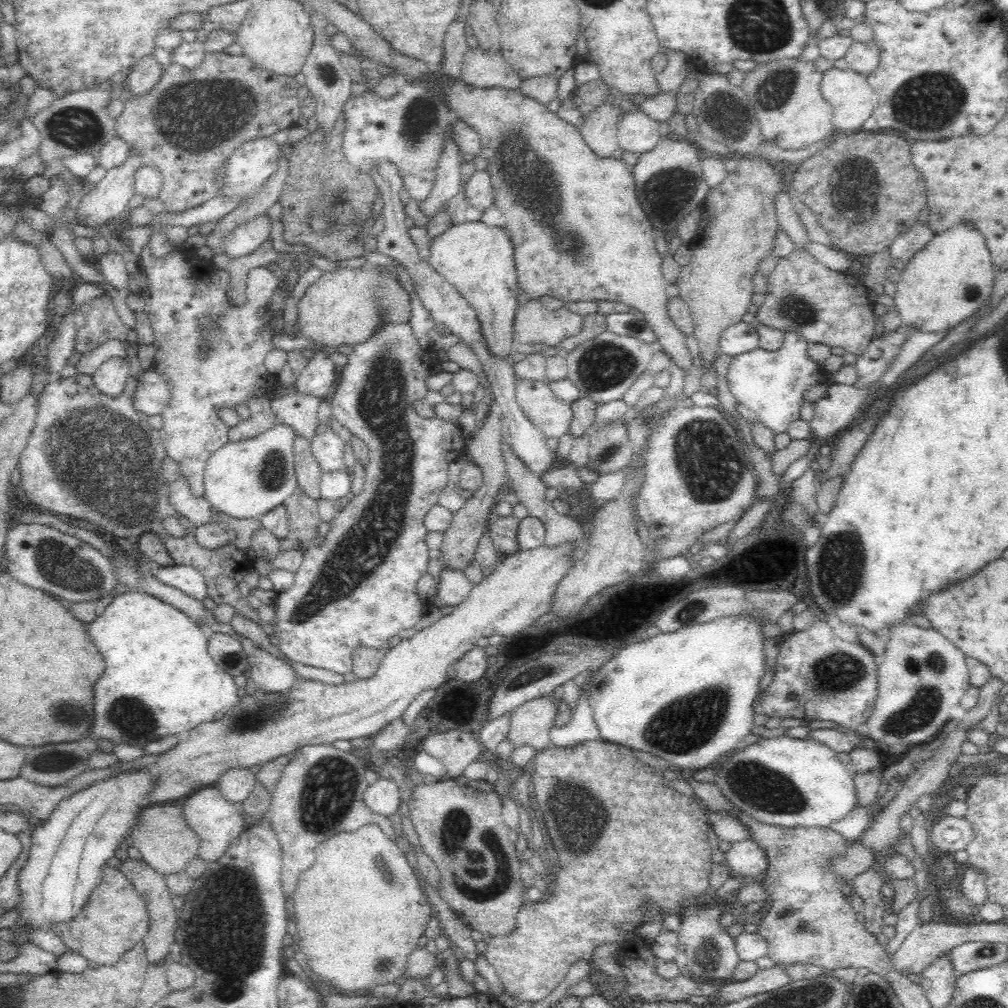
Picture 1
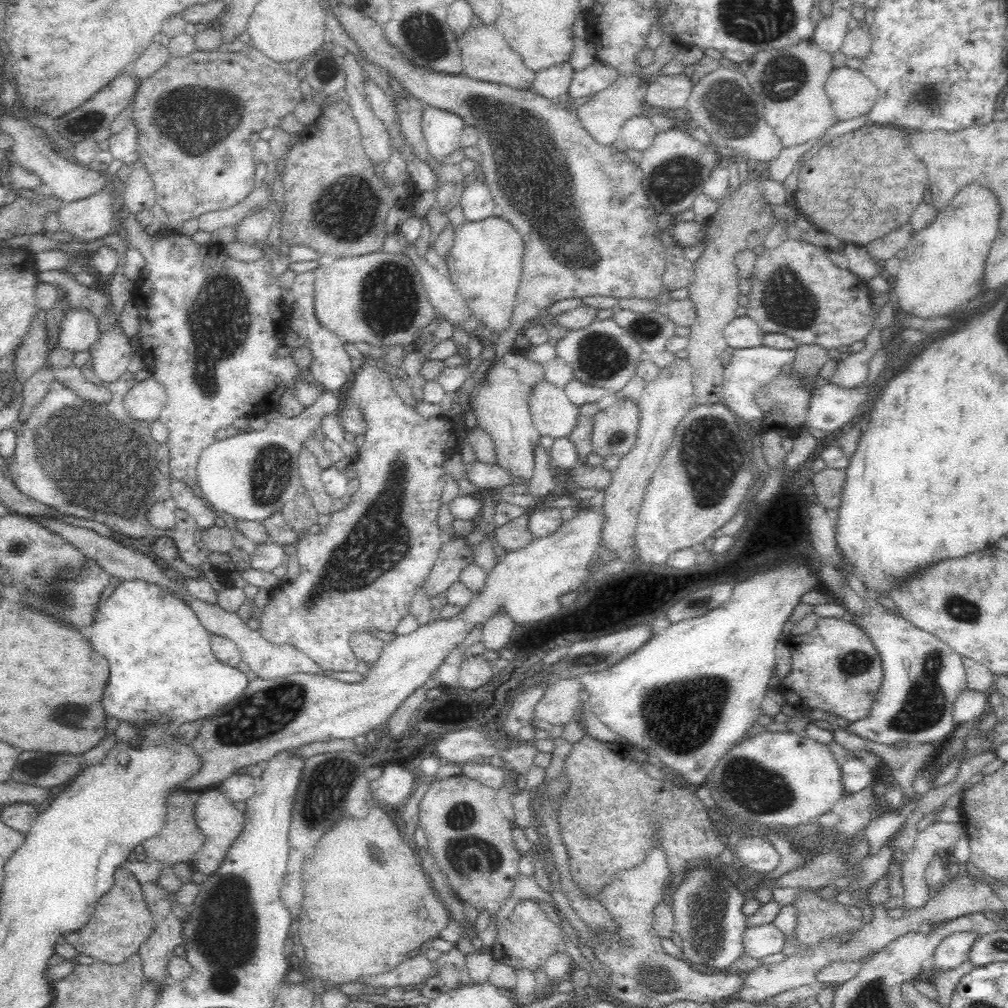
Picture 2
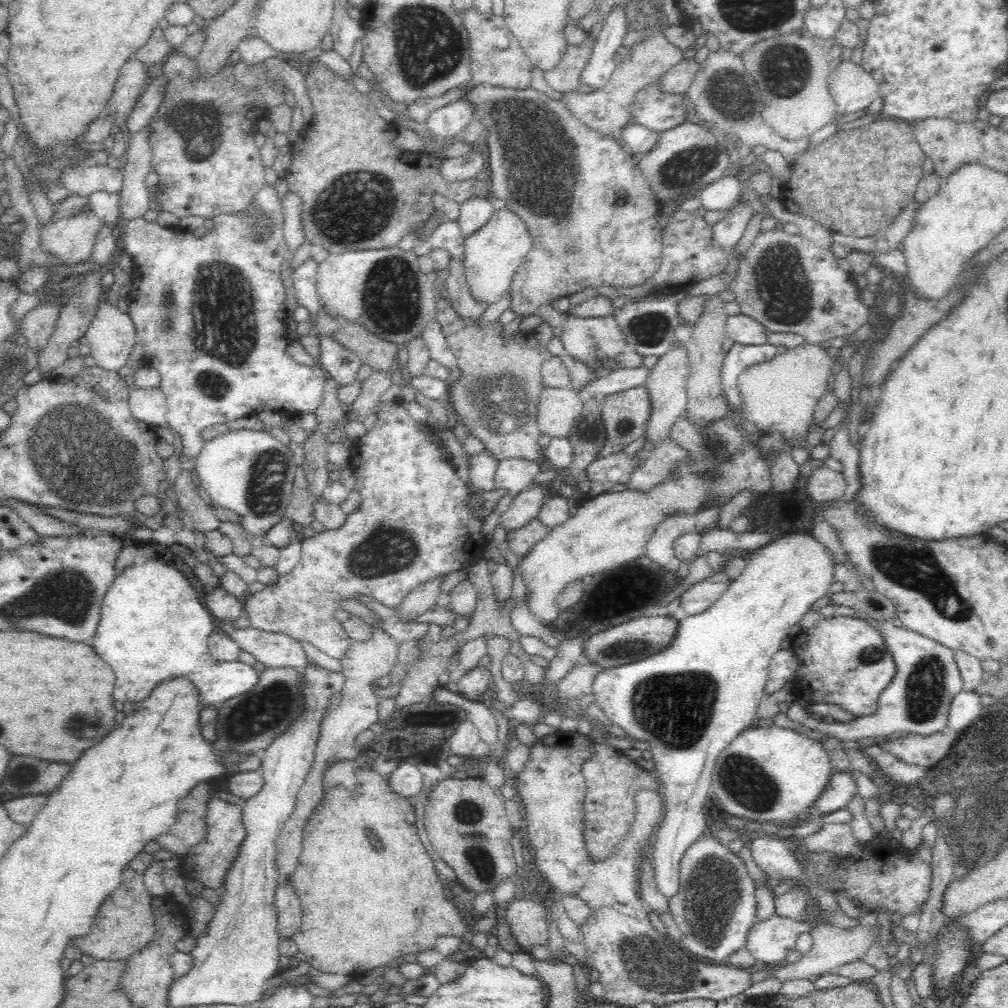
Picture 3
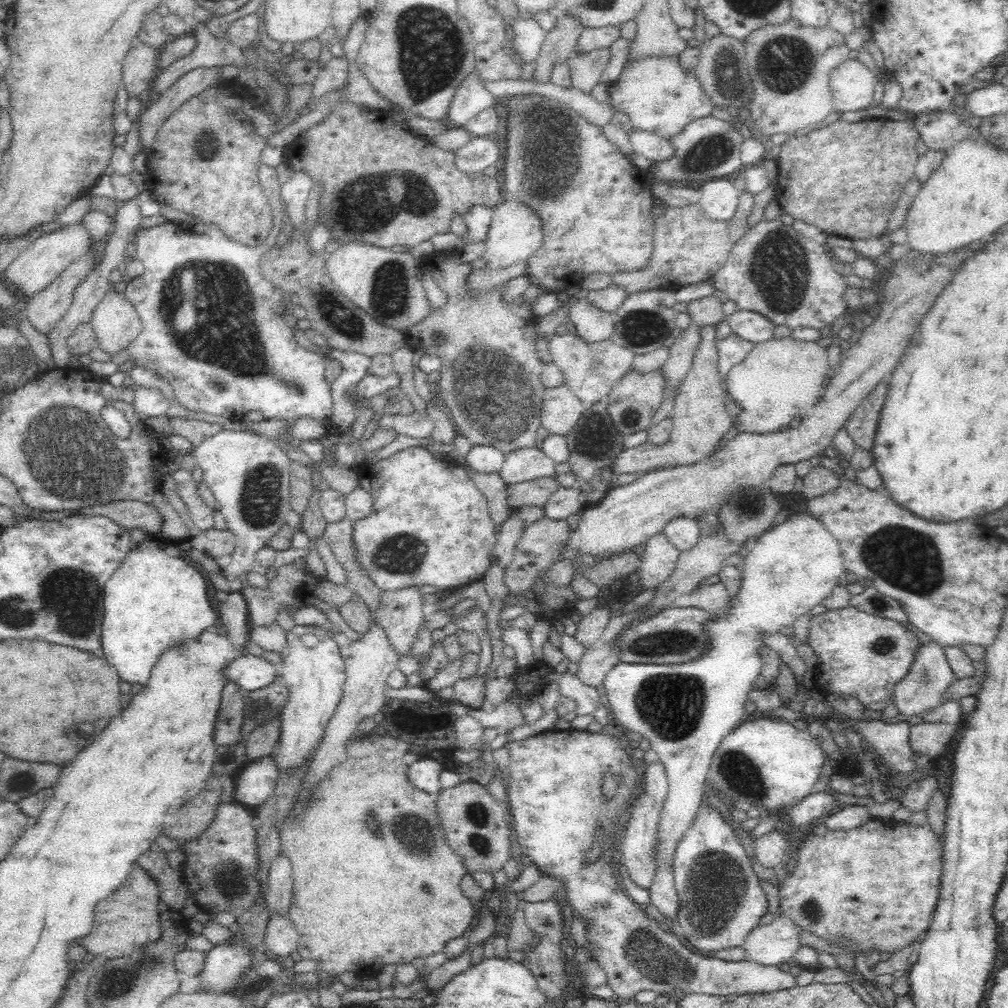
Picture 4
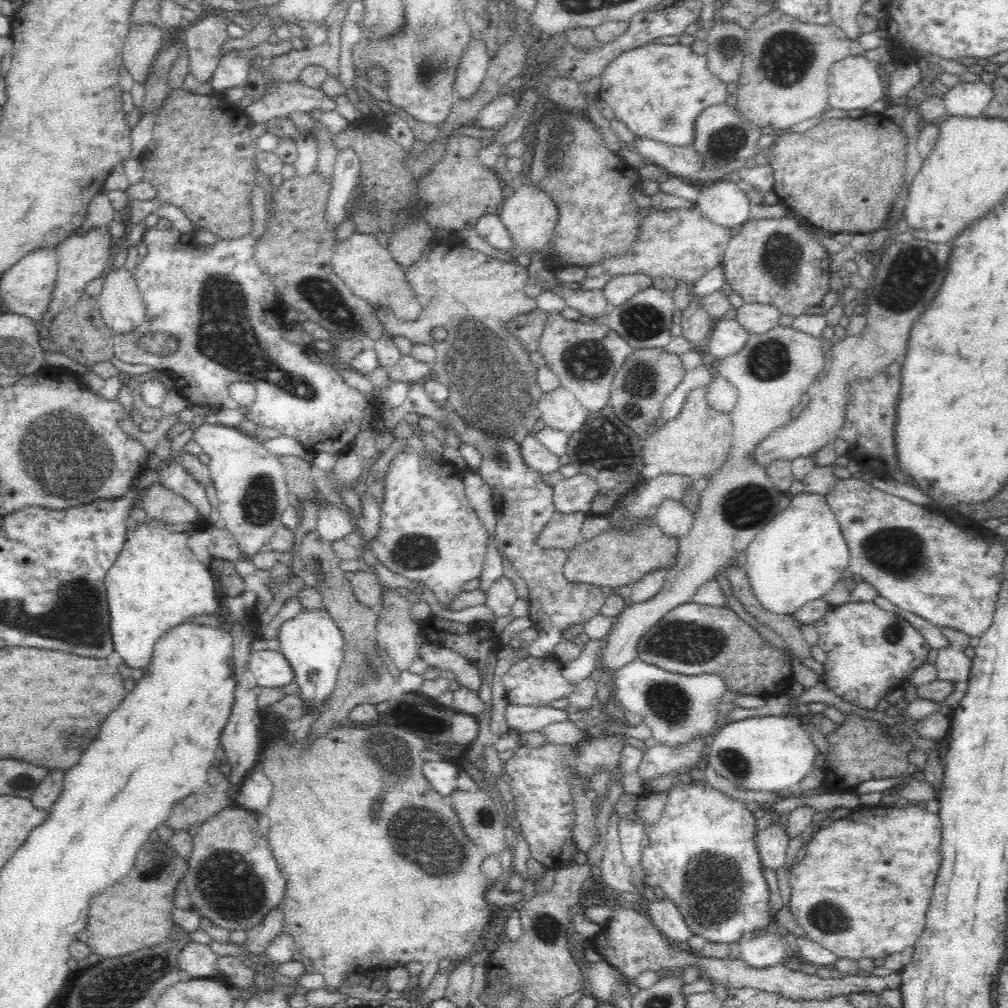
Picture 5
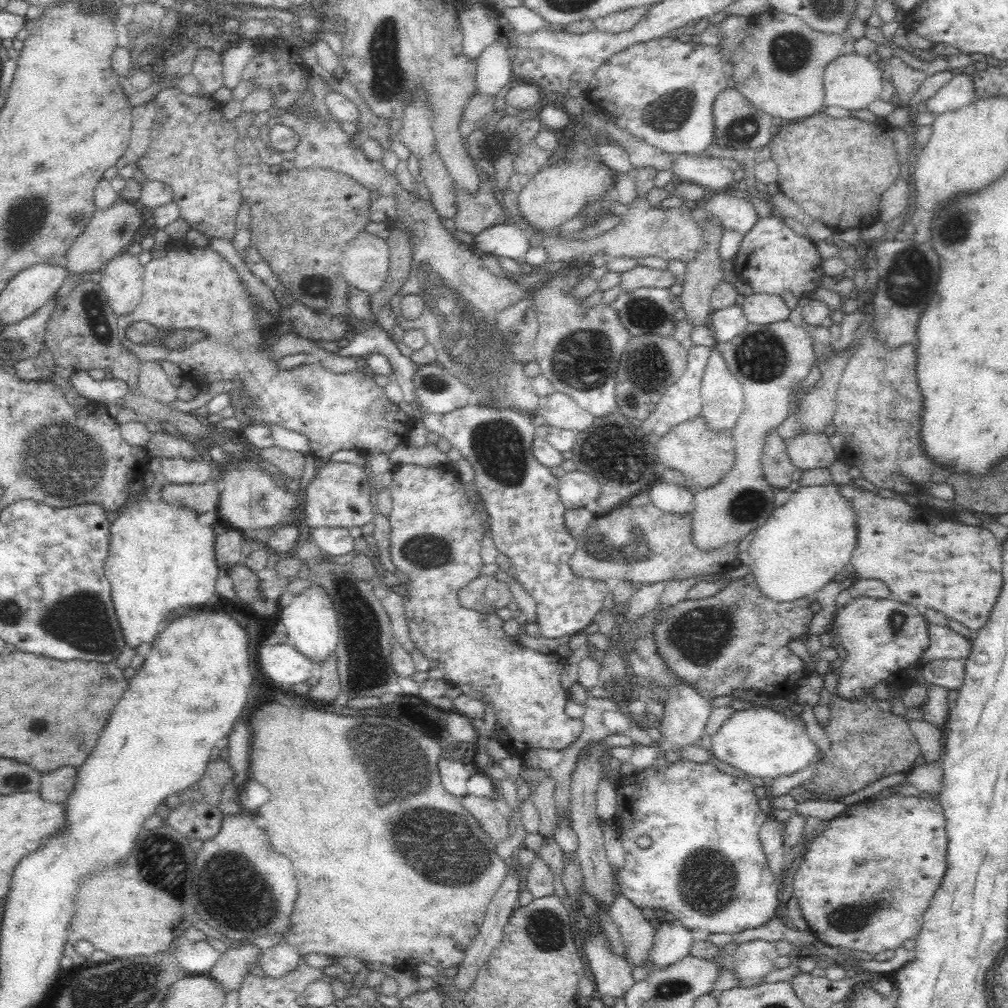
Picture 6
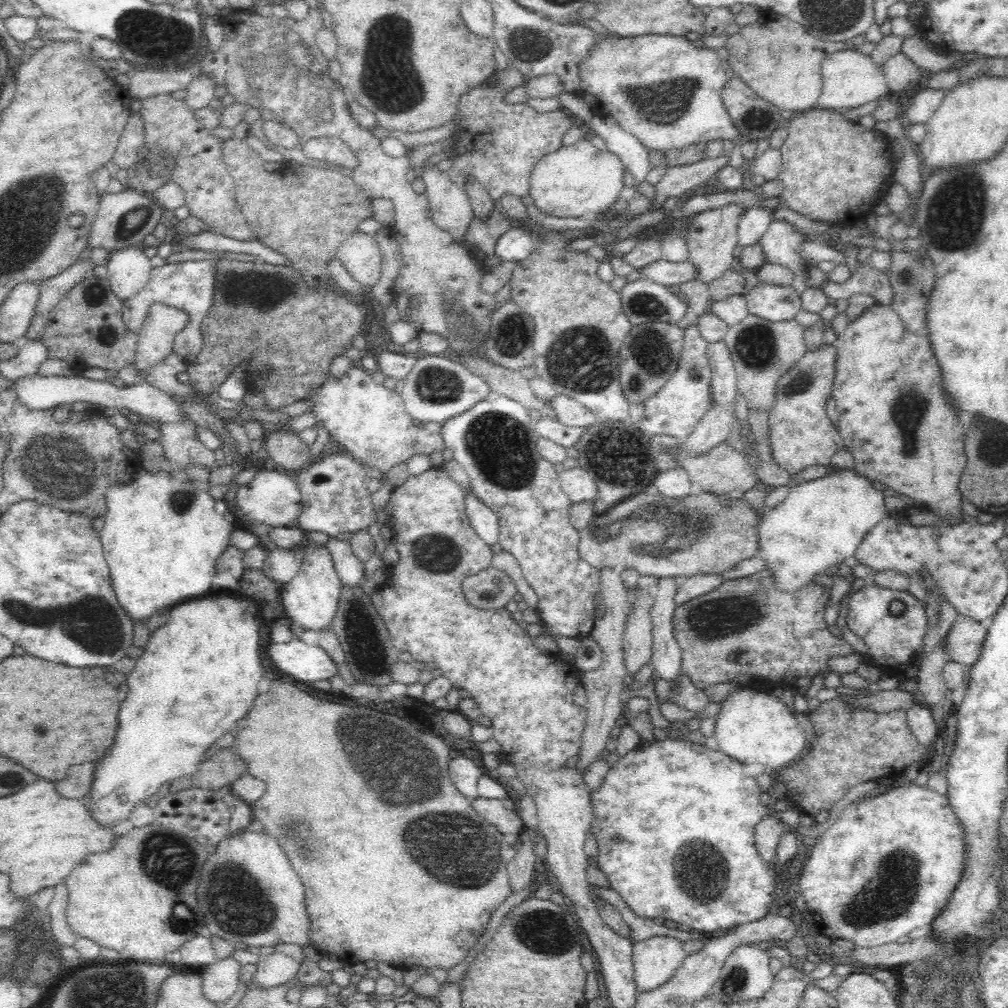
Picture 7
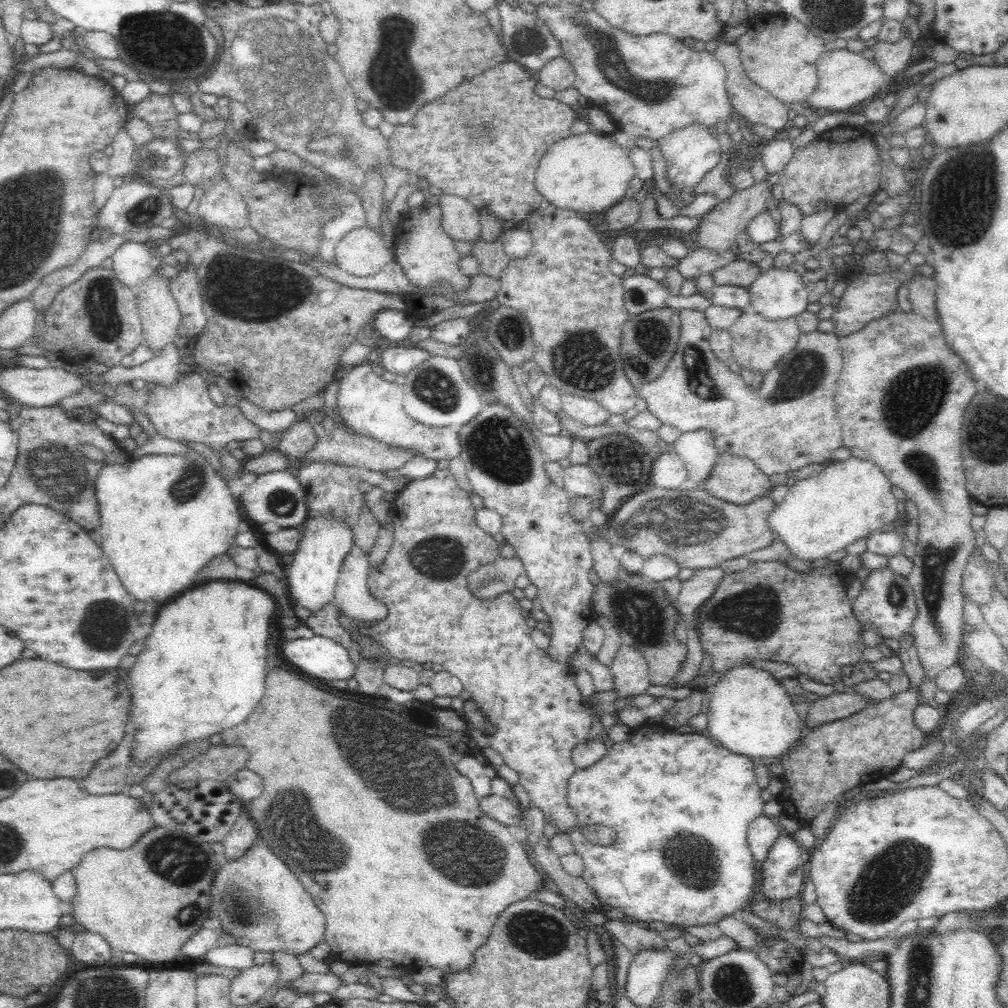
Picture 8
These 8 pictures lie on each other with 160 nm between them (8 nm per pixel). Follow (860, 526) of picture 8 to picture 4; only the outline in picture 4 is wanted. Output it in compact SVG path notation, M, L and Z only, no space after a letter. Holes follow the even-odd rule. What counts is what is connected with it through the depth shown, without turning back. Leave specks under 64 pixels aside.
M796 512L792 514L788 521L784 524L775 526L769 531L765 531L759 537L751 542L749 553L746 557L741 559L742 565L742 585L738 594L730 596L728 600L728 610L724 614L715 613L712 615L710 620L704 622L704 631L708 635L708 648L704 648L704 652L700 652L700 656L688 660L688 662L680 662L680 664L632 664L619 662L614 664L610 670L606 673L606 676L602 682L605 690L605 695L608 698L610 708L612 710L613 723L617 726L618 730L622 733L623 731L630 731L638 734L642 734L643 738L650 741L651 749L656 752L659 758L659 762L664 765L664 773L666 773L666 780L668 781L668 792L665 796L663 806L660 810L660 818L657 826L657 834L655 837L656 844L653 848L654 860L656 863L655 877L652 886L649 888L651 904L656 906L664 916L667 918L667 926L670 925L671 921L677 918L679 896L675 887L673 866L671 865L672 859L675 855L676 847L682 838L682 835L688 830L688 827L694 822L696 815L698 814L700 805L702 805L702 796L708 794L710 790L710 783L706 780L709 772L709 766L711 765L711 758L719 747L721 740L728 736L730 732L734 732L736 728L745 721L747 713L744 709L749 699L749 694L754 690L755 680L758 679L760 671L762 670L762 659L761 648L764 646L763 639L771 634L783 633L786 627L792 627L794 622L799 616L808 615L810 610L814 606L818 606L824 598L832 595L834 588L839 586L838 580L841 576L845 575L845 564L844 559L841 555L840 545L838 541L834 539L834 536L828 532L828 529L821 525L821 523L813 518L808 512Z

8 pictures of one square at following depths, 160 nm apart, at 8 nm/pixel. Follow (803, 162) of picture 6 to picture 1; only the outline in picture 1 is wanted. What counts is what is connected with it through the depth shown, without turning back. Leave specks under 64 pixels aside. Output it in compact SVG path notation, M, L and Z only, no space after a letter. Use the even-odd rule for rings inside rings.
M864 130L846 133L850 136L842 134L833 137L836 142L832 148L826 146L797 165L788 185L817 214L833 249L865 261L870 255L884 252L898 235L918 222L918 214L926 206L924 180L910 162L910 146L904 138Z

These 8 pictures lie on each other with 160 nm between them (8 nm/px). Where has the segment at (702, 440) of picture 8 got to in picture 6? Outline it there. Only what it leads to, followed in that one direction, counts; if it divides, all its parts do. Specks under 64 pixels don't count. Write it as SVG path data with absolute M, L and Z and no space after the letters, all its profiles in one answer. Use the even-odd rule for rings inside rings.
M716 348L711 349L709 361L704 371L701 382L701 414L706 419L707 425L712 430L729 430L736 424L740 412L742 412L743 388L734 375L728 371L728 365L724 363L724 357Z

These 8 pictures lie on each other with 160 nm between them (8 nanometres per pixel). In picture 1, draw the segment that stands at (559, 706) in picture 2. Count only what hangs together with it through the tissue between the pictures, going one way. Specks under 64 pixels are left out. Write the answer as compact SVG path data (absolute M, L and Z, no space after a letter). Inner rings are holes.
M549 693L521 704L510 713L510 729L506 739L513 745L514 750L530 745L538 752L551 746L549 734L556 716L554 698L559 697Z

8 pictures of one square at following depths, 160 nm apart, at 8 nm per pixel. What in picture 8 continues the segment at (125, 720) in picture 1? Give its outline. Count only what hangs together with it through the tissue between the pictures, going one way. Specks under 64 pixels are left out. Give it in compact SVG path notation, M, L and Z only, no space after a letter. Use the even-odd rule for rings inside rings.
M197 452L184 456L148 454L126 464L108 465L96 480L102 536L101 549L110 559L117 578L135 601L143 604L152 599L163 604L178 594L196 587L199 574L215 556L234 546L237 526L241 522L238 499L230 495L224 480L214 472L209 460ZM311 635L309 638L286 640L282 642L280 652L284 656L284 664L296 666L316 678L347 680L356 672L356 666L348 657L348 650L326 637Z

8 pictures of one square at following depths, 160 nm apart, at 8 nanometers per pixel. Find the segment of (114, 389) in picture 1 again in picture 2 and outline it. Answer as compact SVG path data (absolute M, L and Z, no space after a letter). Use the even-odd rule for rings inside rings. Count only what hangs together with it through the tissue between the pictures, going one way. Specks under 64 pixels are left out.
M117 324L99 333L96 342L89 348L90 361L98 379L103 383L113 383L127 374L133 355L130 346L124 331Z

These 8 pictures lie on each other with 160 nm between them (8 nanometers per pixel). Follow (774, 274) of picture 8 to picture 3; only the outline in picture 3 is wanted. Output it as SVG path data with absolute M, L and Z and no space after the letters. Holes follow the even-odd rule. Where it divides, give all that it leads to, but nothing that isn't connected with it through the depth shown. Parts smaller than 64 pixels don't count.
M740 313L735 316L729 316L725 327L727 337L732 338L735 343L743 345L767 343L766 338L769 332L766 327L745 314Z

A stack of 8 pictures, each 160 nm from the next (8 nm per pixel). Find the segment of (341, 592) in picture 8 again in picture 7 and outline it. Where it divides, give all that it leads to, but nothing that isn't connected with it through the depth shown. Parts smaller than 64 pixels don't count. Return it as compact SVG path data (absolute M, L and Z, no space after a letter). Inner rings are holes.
M329 536L324 545L328 549L328 556L332 557L332 563L342 585L348 587L361 586L365 580L363 576L364 563L356 558L349 540Z

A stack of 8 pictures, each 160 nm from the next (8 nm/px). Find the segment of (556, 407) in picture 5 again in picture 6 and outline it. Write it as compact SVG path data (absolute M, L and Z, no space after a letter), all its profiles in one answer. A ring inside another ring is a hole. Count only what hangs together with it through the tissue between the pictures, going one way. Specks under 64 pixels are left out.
M556 390L540 398L536 412L544 416L546 424L570 429L576 433L588 428L594 418L593 414L578 406L571 396Z

